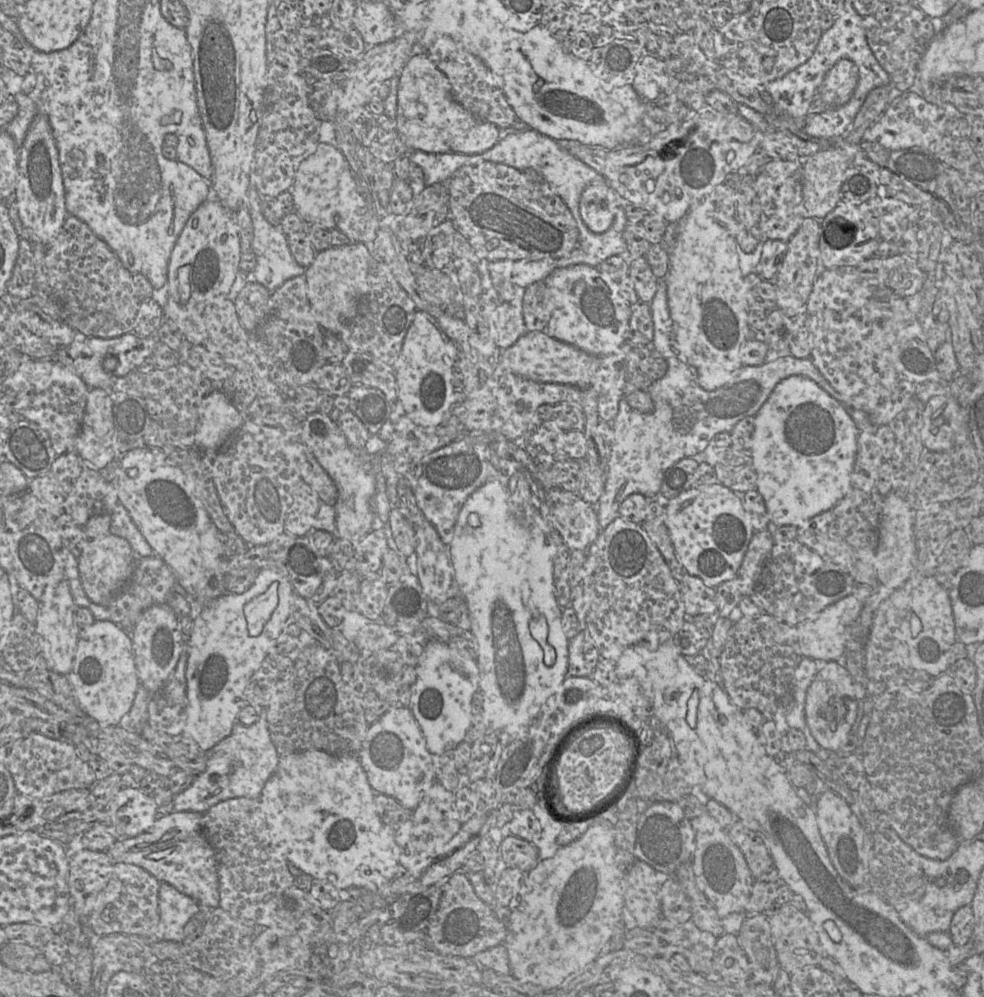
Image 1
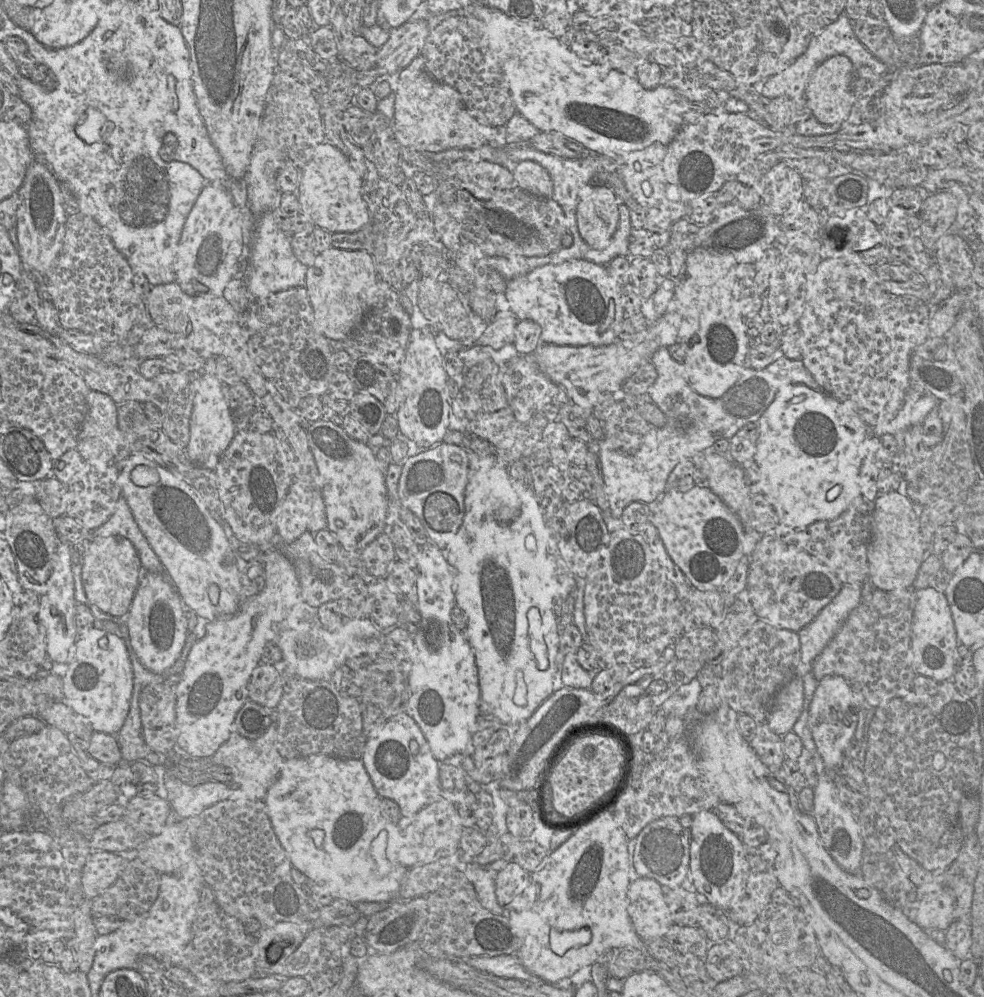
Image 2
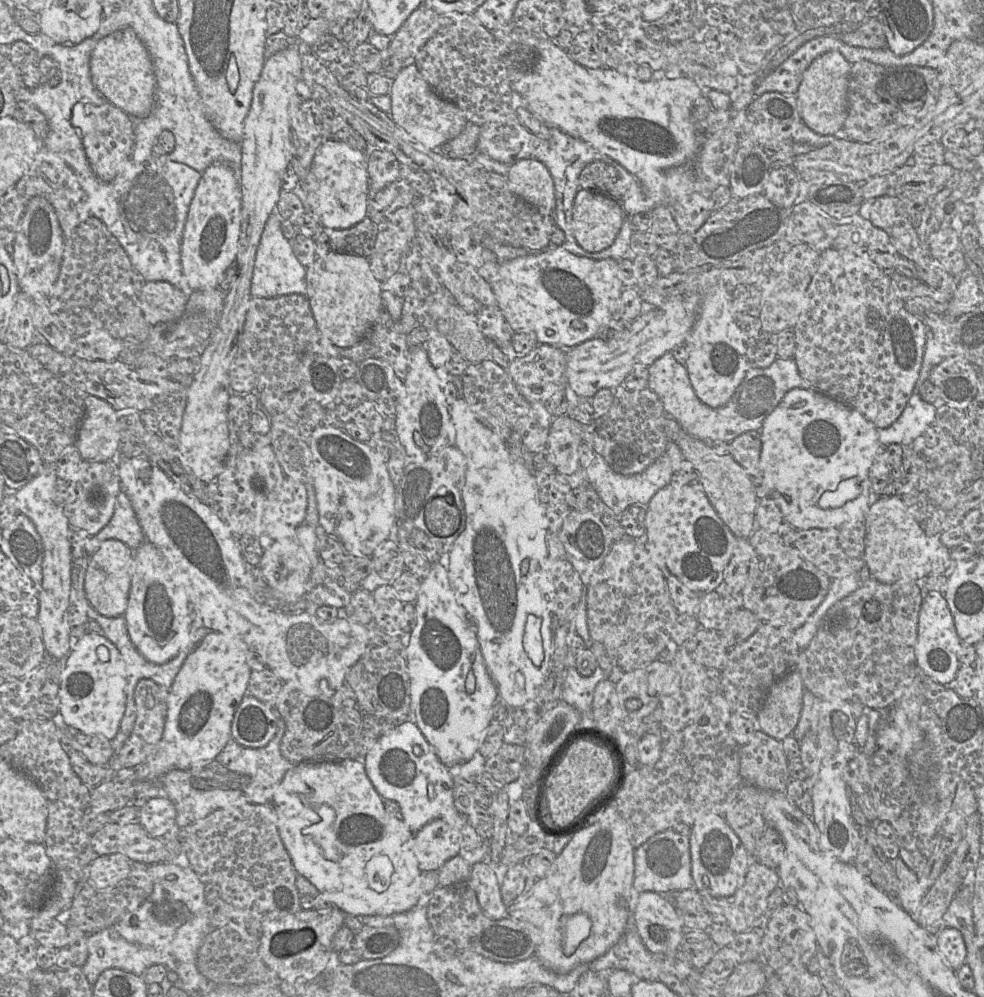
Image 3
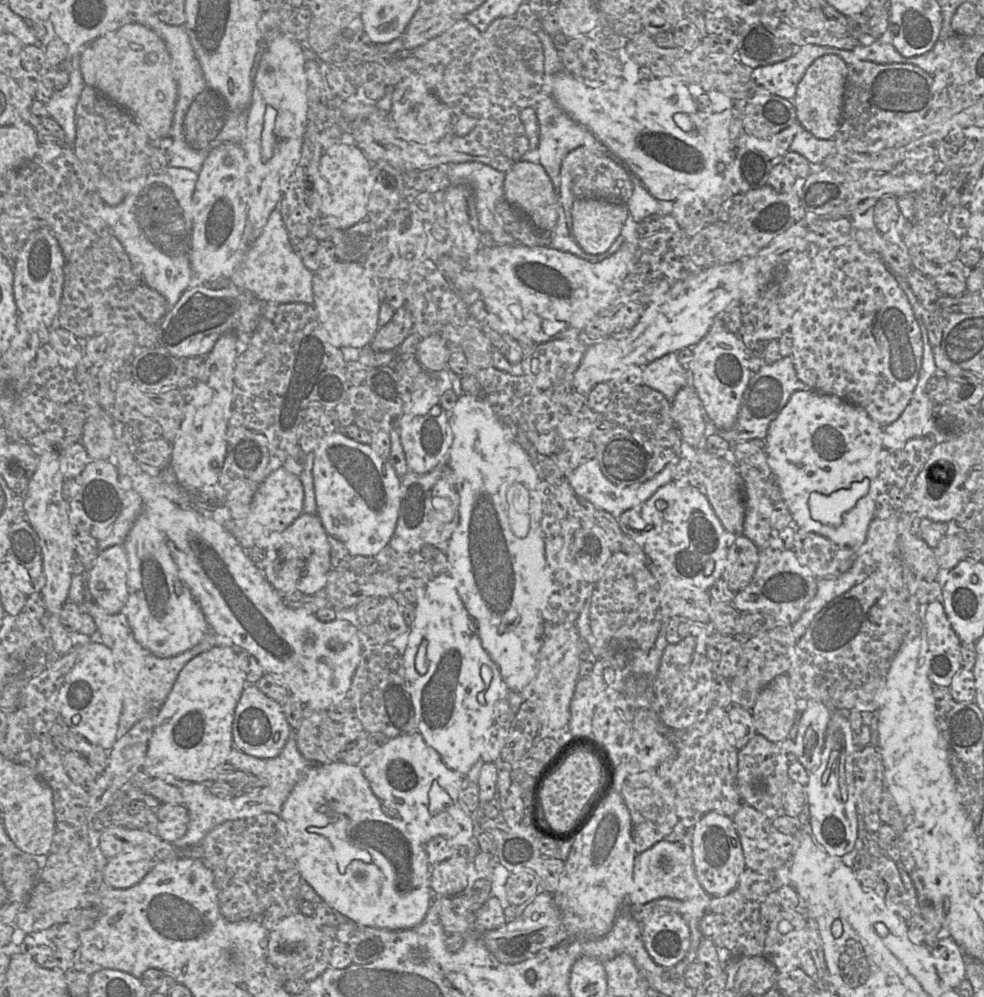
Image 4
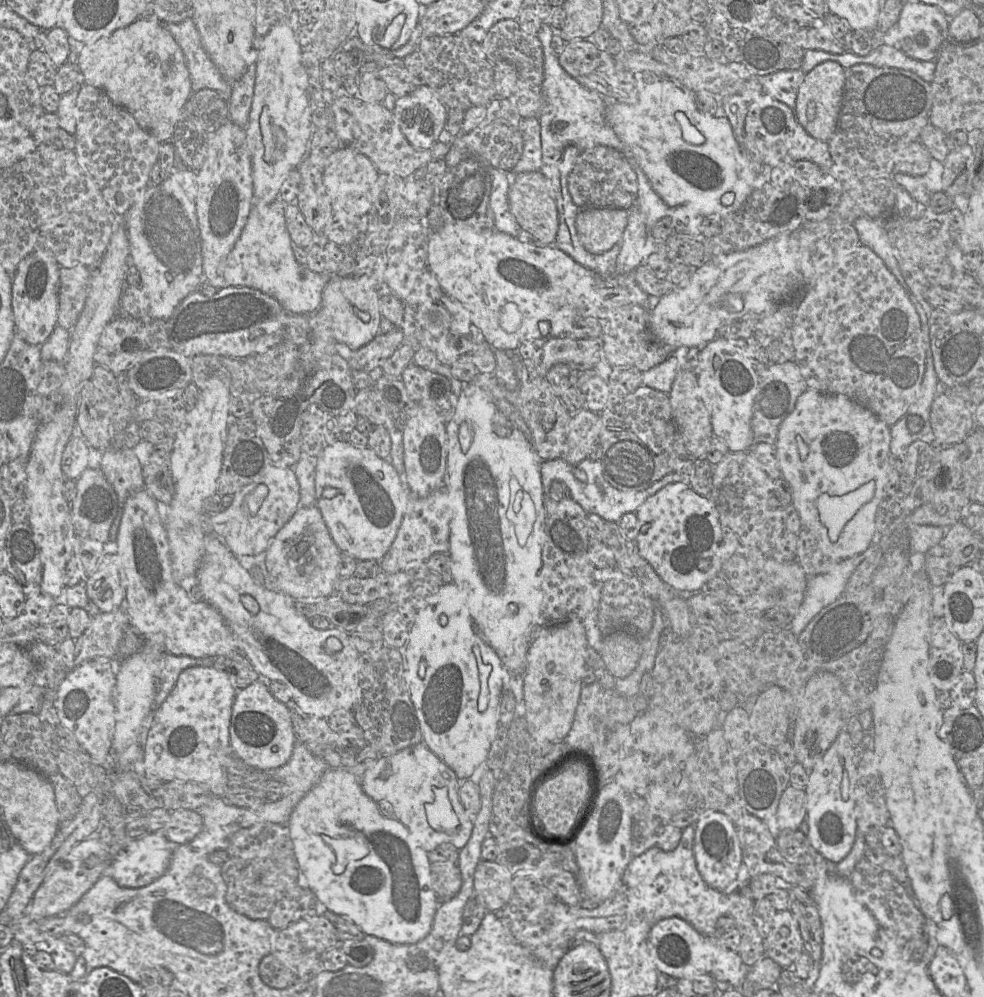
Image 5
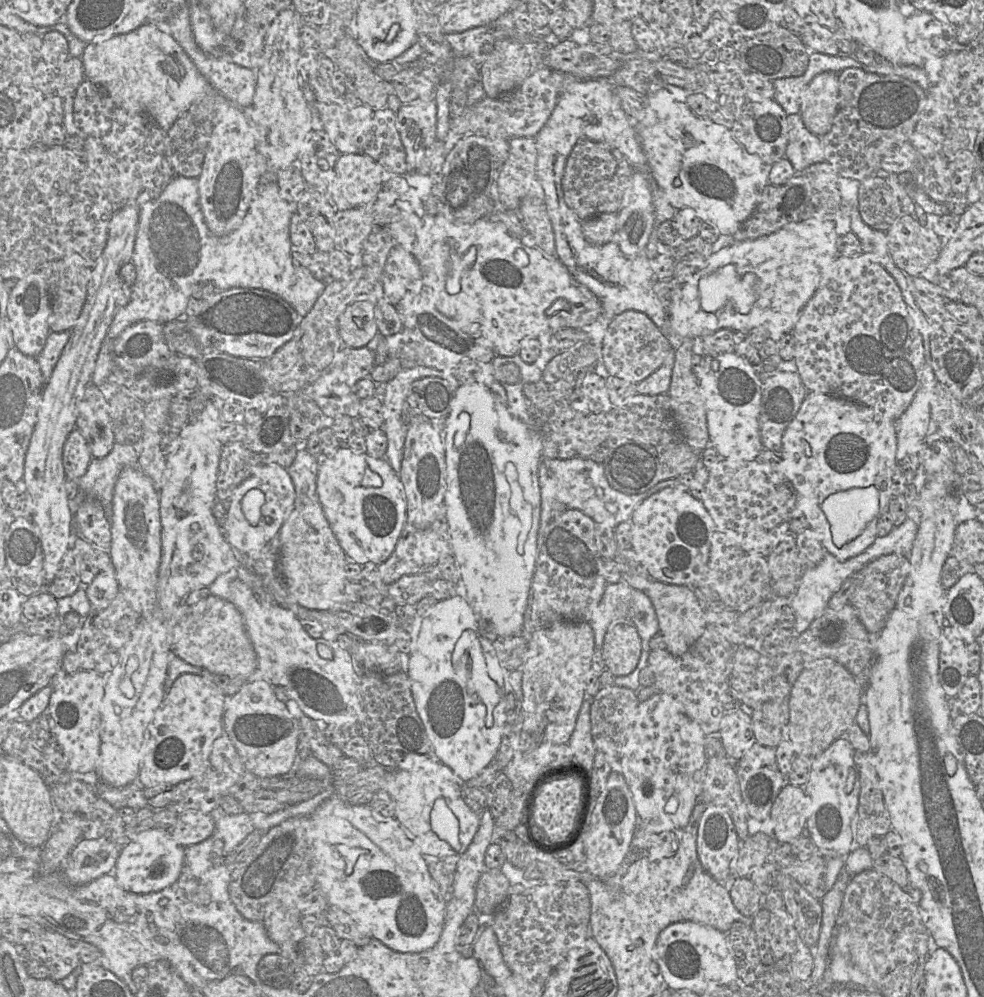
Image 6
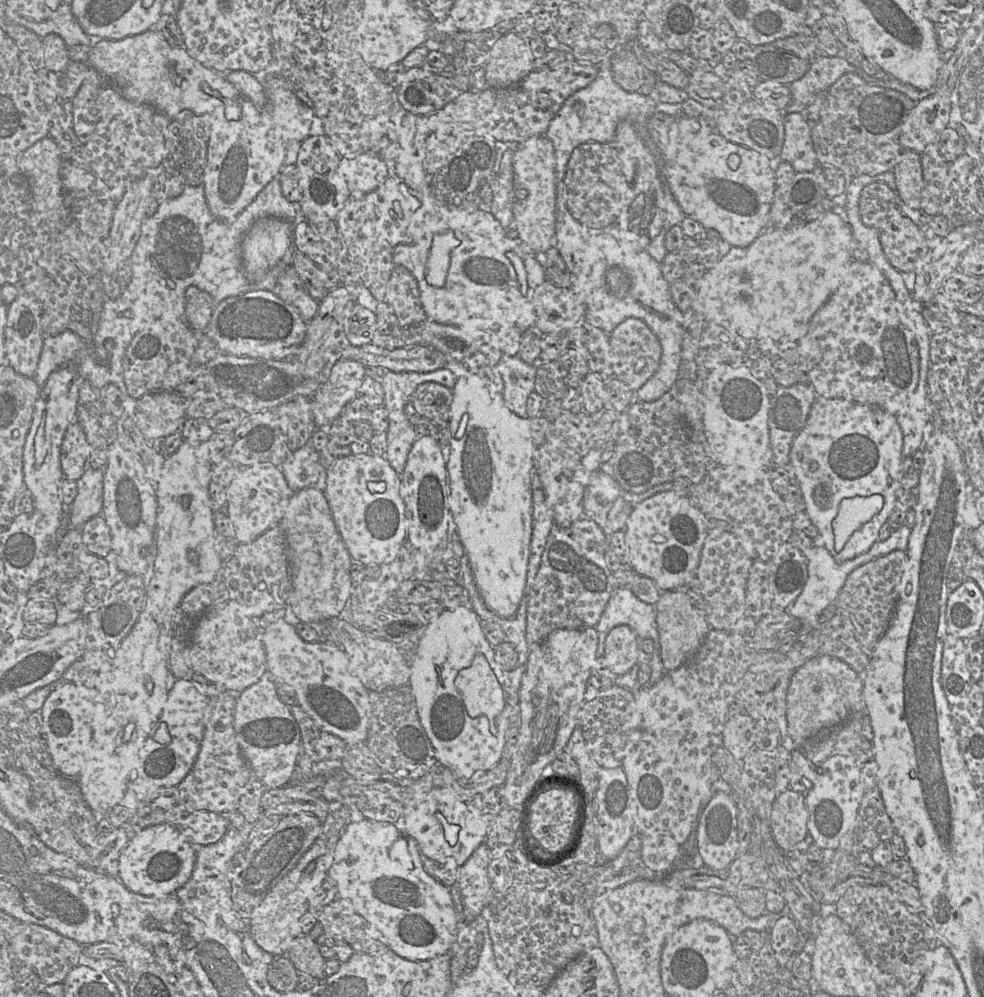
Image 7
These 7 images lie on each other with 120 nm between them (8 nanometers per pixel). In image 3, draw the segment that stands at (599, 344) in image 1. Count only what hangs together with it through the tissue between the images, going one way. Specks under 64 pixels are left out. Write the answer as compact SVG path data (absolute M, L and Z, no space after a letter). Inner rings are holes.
M548 249L500 262L497 276L491 286L512 332L532 331L540 344L564 349L570 349L598 336L607 323L616 318L616 311L625 288L619 278L619 260L594 260L562 249Z

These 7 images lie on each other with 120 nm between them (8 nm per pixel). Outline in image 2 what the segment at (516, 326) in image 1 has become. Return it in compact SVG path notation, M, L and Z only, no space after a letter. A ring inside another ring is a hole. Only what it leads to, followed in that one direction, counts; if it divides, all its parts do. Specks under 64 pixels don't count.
M510 309L497 311L493 319L488 322L487 328L476 341L476 344L500 349L509 343L513 343L518 320Z

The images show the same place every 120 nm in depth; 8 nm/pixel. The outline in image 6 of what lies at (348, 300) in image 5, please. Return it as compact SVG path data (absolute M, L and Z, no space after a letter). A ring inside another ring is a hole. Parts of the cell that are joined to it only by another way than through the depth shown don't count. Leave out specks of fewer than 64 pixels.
M353 301L340 315L339 334L349 348L368 345L378 332L375 304L370 301Z

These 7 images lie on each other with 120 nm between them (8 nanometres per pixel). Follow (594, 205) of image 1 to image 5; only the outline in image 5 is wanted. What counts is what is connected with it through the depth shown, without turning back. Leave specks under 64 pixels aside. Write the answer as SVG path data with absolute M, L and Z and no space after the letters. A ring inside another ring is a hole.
M606 207L579 209L576 229L584 248L599 254L619 243L627 226L629 210Z

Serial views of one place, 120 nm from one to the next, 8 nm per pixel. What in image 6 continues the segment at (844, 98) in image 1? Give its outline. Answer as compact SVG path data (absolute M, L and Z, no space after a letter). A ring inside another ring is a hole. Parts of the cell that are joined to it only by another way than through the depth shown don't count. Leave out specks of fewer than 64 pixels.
M838 73L815 76L802 93L800 115L808 130L819 137L828 133L837 111Z

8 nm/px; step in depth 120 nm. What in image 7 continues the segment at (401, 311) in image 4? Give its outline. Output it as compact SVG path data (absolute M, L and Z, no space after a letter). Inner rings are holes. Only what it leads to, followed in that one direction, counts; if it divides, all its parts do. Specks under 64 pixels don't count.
M339 359L329 378L312 396L311 406L317 428L329 426L345 405L357 397L357 389L365 378L365 367L354 360Z

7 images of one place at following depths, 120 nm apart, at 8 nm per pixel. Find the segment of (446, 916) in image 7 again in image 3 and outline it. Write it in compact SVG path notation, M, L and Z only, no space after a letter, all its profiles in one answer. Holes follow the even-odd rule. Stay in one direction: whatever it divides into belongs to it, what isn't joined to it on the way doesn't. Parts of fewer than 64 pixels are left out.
M361 759L294 764L278 785L272 805L280 838L297 874L307 878L345 915L392 916L417 904L422 871L412 854L409 833L399 818L384 809L383 798L369 780Z

